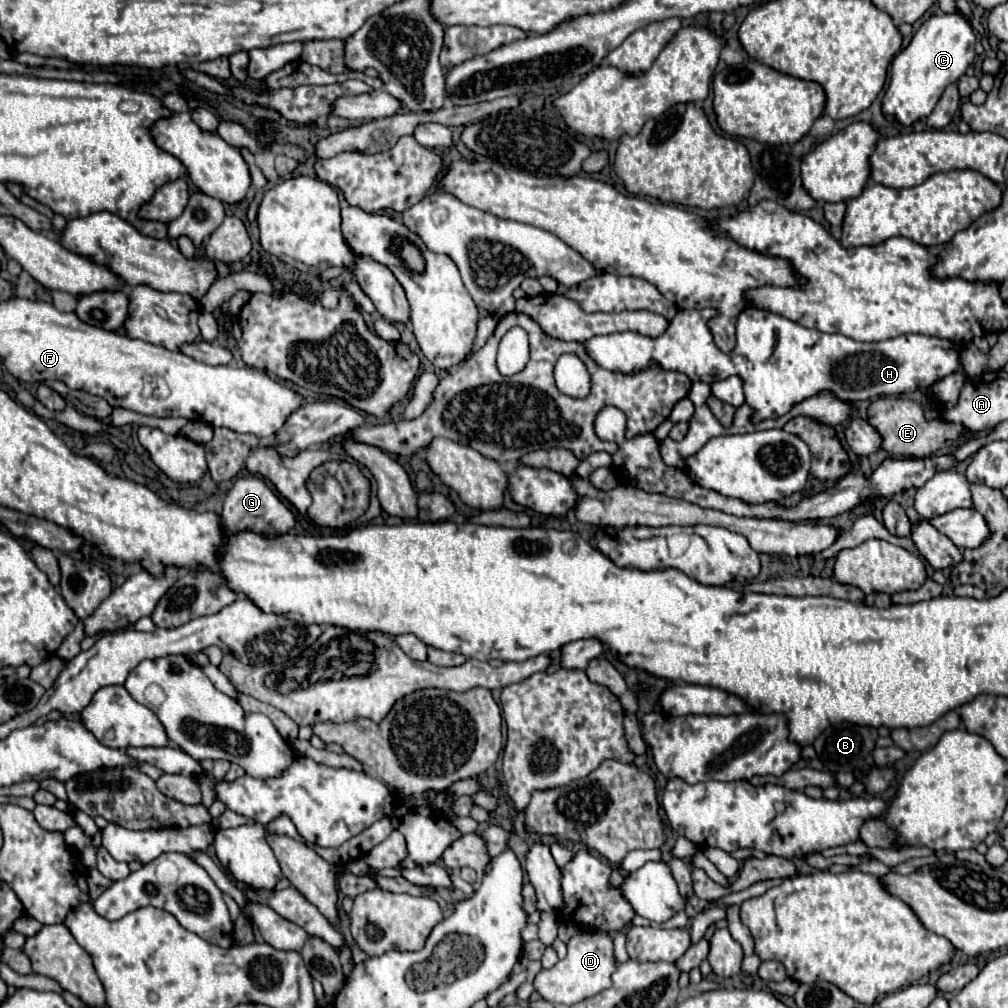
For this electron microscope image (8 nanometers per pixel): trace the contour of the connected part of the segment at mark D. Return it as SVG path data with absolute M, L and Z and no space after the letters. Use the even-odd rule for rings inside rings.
M581 931L573 935L567 943L567 957L559 959L551 969L541 969L533 981L535 991L551 1001L551 1003L565 1003L575 1005L587 997L593 997L595 993L601 993L611 985L611 973L617 969L615 957L613 957L613 941L607 933L587 933Z

